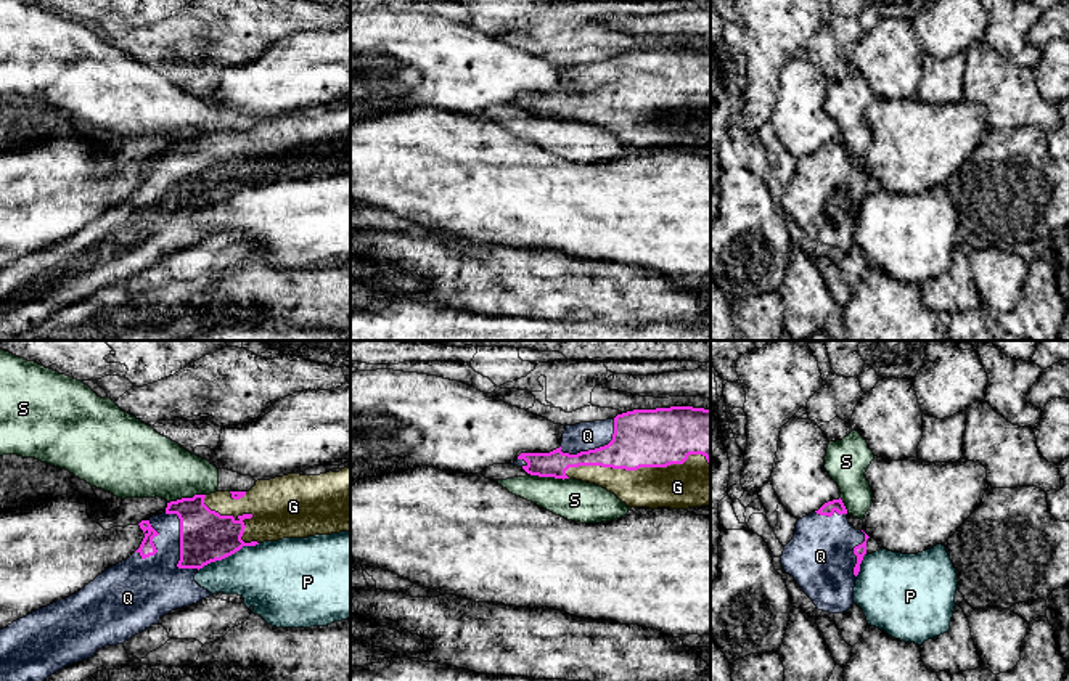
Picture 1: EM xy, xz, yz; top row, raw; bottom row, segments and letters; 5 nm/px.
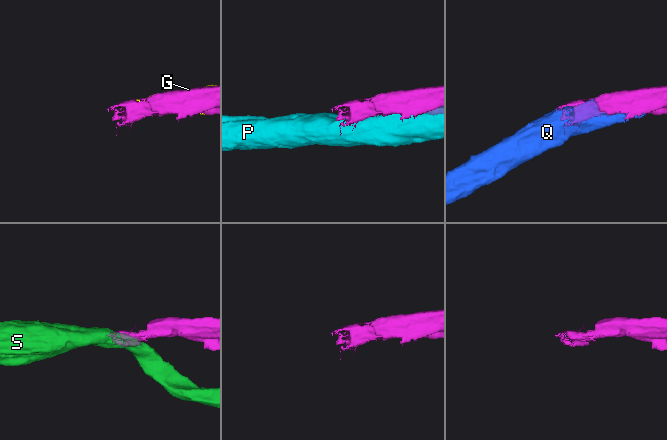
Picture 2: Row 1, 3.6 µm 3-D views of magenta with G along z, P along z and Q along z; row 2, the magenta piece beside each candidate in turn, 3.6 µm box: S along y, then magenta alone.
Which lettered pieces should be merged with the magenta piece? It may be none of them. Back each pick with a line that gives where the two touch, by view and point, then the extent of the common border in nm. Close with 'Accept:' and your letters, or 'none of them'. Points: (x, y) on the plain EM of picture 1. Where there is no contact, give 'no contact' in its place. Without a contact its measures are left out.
G: xz (635, 110) | 750 nm
Q: xy (180, 185) | 340 nm
Accept: G, Q

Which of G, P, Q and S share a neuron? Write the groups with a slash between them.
G Q / P / S

